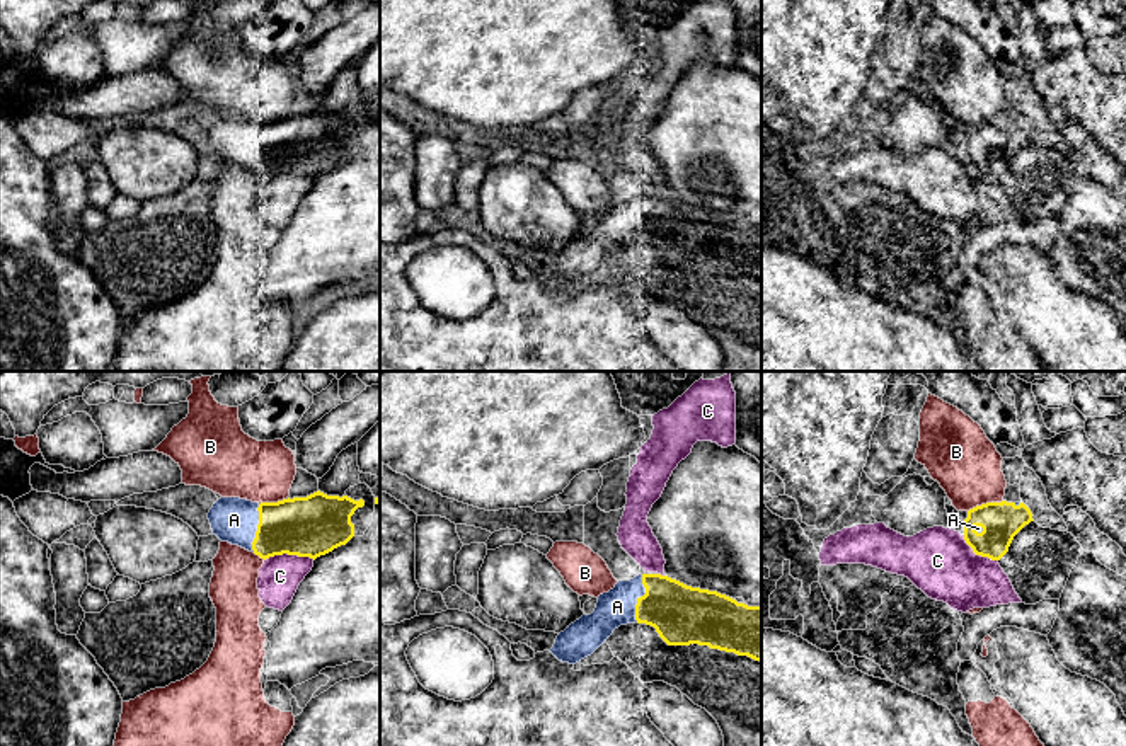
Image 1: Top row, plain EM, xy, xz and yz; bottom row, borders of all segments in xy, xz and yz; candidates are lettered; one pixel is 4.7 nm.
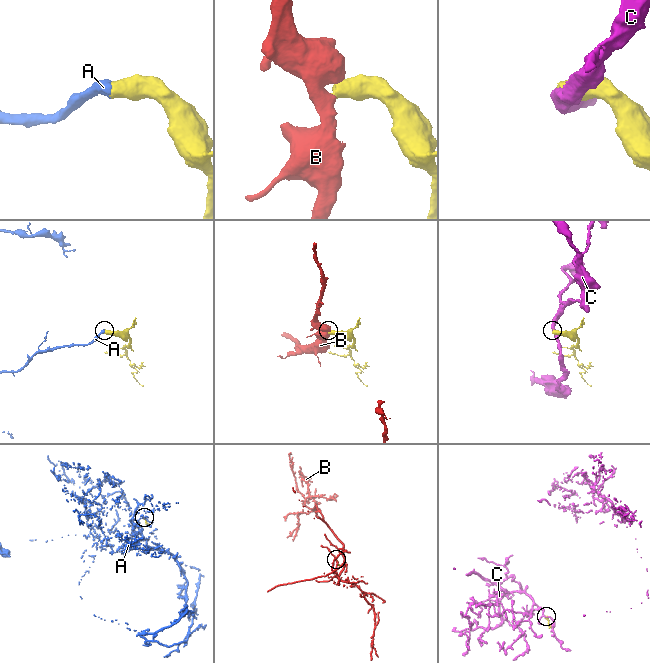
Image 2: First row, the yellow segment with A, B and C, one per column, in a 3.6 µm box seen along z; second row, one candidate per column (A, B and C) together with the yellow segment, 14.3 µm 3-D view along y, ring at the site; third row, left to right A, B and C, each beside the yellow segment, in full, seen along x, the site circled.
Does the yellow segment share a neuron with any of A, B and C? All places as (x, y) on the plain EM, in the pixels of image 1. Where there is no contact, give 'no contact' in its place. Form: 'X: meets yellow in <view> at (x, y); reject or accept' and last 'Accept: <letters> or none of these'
A: meets yellow in xz at (639, 217); accept
B: meets yellow in yz at (987, 121); reject
C: meets yellow in xy at (288, 172); reject
Accept: A

